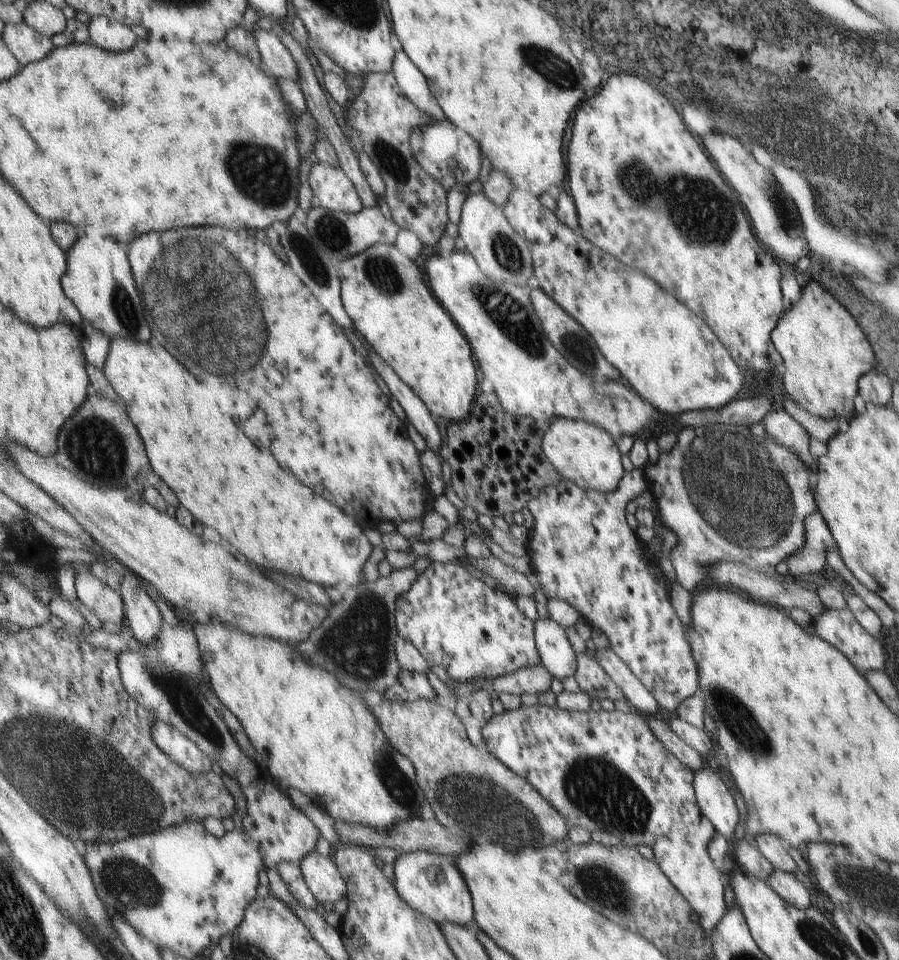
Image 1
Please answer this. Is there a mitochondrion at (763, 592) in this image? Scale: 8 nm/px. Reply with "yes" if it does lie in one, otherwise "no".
no

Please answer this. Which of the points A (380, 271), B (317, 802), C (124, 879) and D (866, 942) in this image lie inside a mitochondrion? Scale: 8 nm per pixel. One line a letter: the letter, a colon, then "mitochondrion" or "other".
A: mitochondrion
B: other
C: mitochondrion
D: mitochondrion

